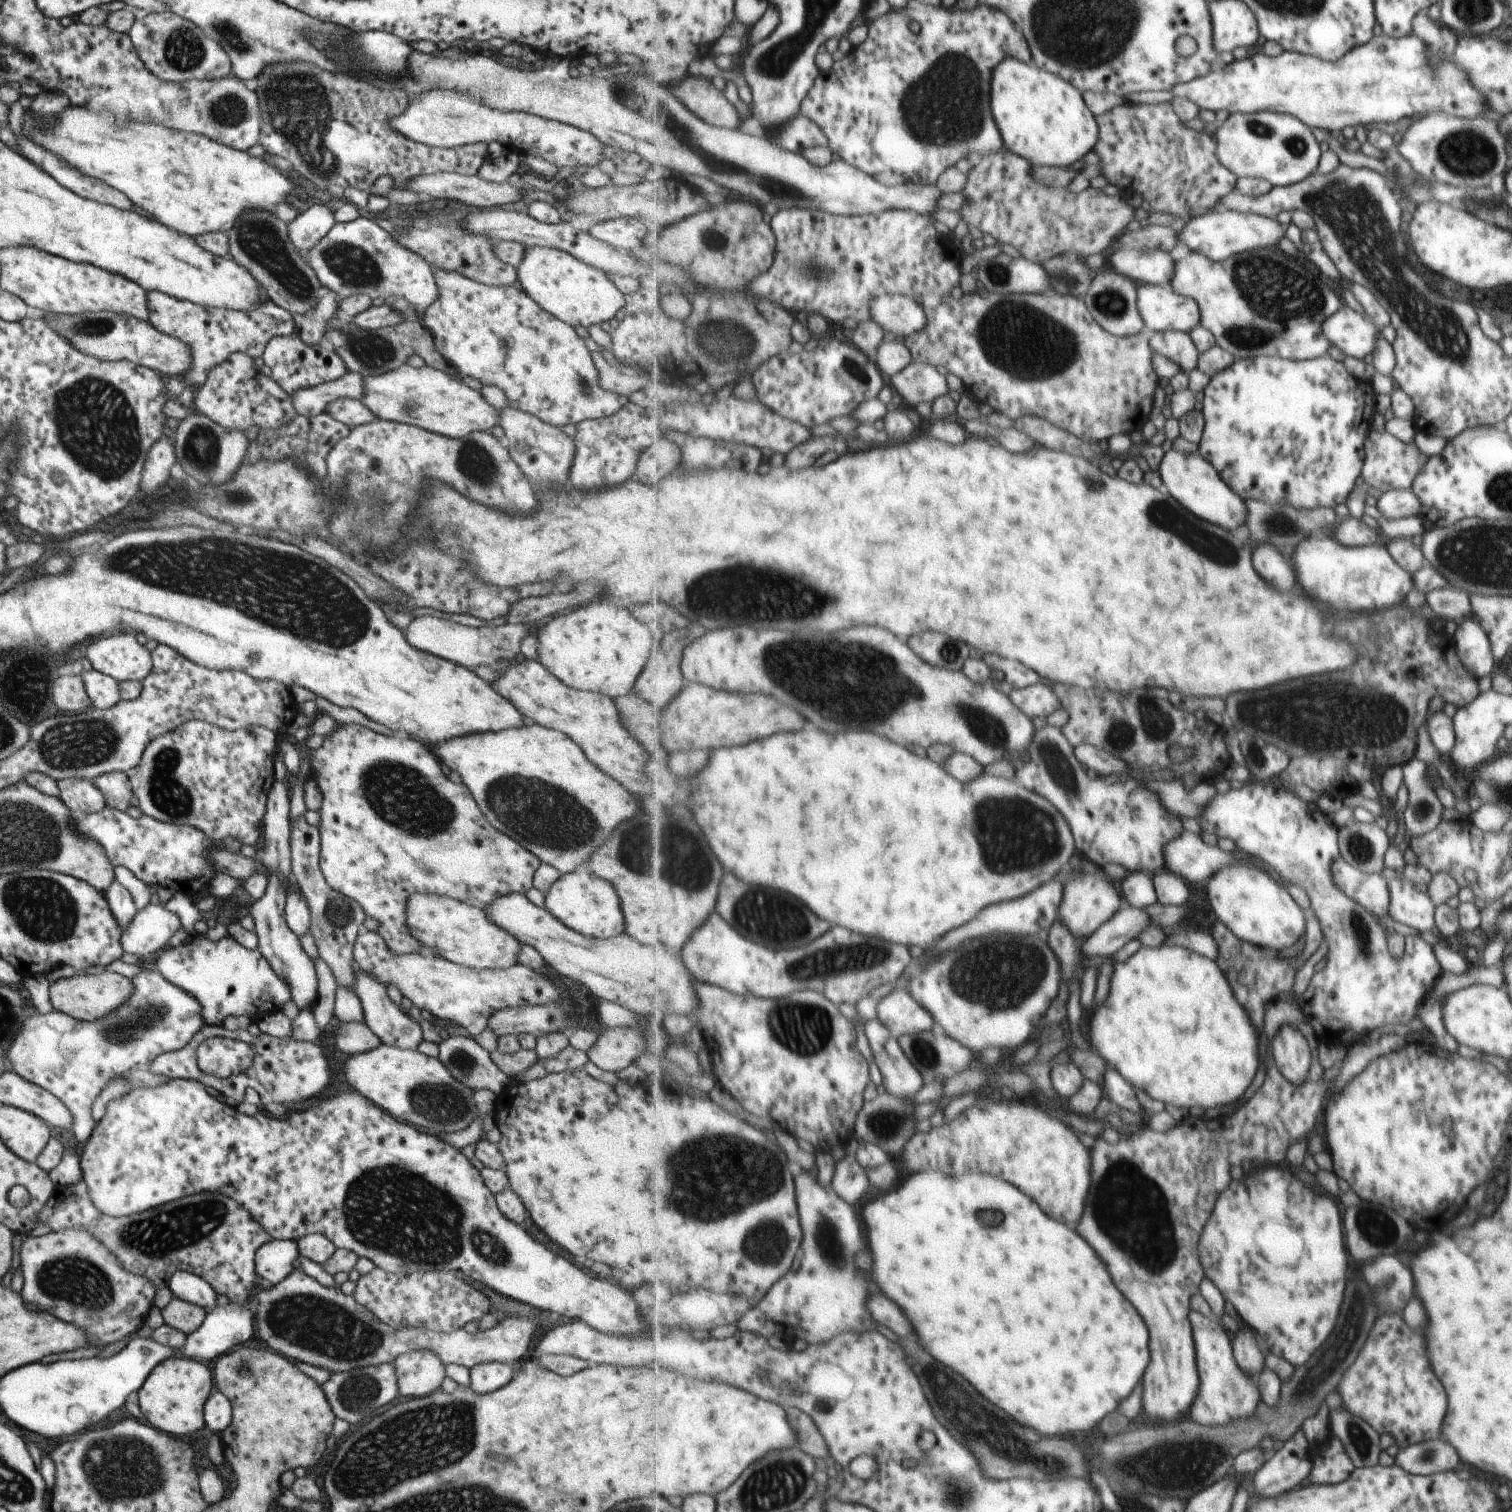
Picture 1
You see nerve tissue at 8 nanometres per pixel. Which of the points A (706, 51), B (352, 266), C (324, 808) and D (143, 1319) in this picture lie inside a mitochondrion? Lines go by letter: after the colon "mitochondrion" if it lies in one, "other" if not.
A: other
B: mitochondrion
C: other
D: other

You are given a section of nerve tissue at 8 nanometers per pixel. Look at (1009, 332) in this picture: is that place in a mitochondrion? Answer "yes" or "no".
yes

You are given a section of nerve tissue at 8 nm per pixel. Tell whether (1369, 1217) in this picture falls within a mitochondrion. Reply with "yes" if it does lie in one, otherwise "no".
yes

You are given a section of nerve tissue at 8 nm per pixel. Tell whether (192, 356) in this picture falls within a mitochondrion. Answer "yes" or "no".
no

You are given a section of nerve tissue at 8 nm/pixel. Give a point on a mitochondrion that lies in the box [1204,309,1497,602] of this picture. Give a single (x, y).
(1274, 523)

